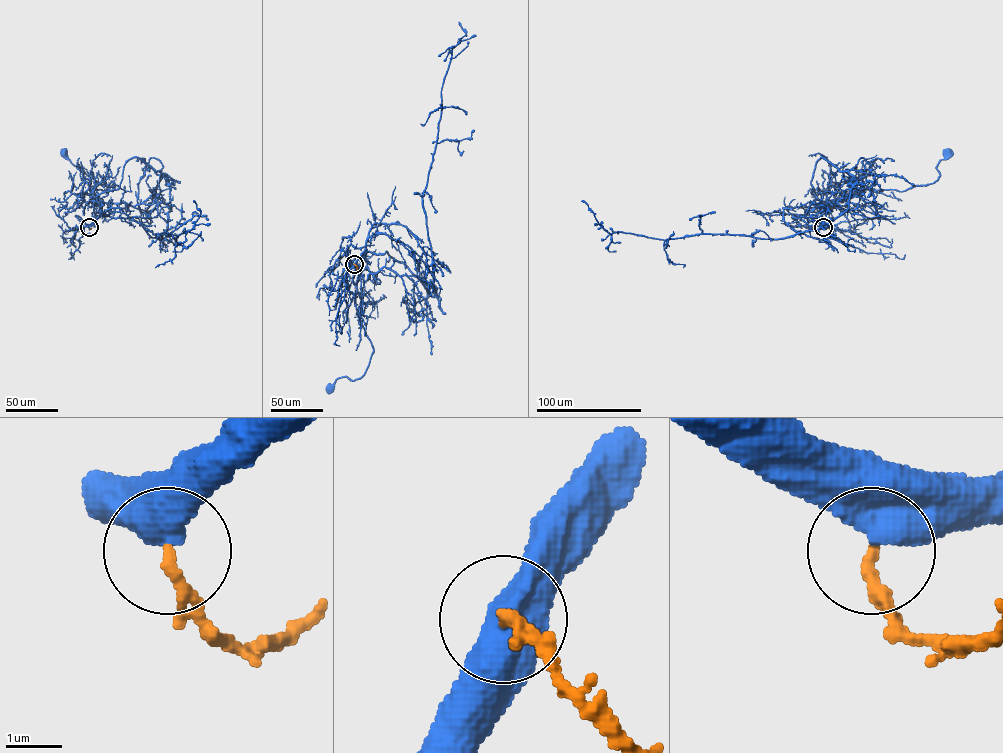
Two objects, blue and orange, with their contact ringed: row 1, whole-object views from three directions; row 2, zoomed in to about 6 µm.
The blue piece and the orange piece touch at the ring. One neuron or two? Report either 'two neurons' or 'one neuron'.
one neuron

